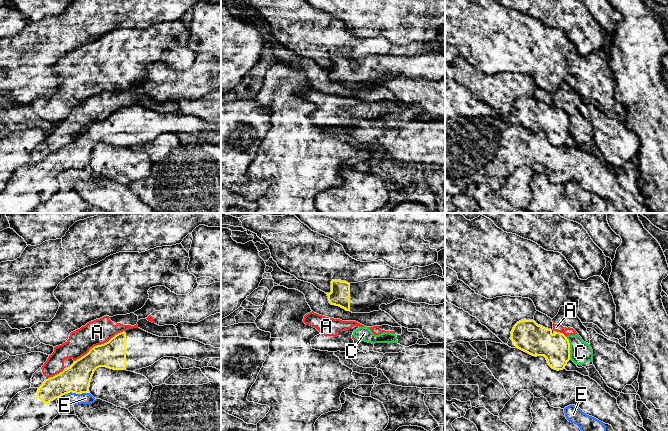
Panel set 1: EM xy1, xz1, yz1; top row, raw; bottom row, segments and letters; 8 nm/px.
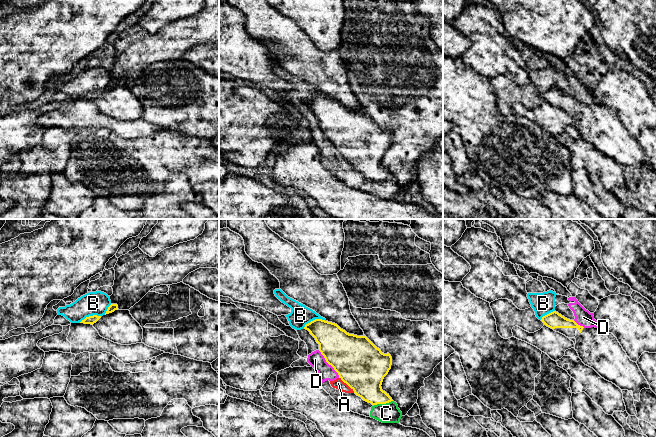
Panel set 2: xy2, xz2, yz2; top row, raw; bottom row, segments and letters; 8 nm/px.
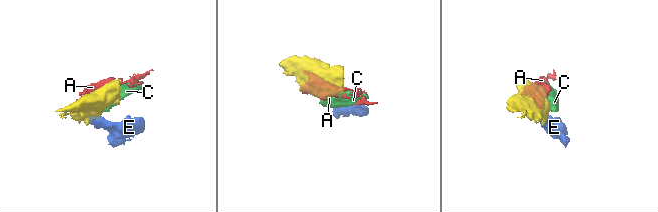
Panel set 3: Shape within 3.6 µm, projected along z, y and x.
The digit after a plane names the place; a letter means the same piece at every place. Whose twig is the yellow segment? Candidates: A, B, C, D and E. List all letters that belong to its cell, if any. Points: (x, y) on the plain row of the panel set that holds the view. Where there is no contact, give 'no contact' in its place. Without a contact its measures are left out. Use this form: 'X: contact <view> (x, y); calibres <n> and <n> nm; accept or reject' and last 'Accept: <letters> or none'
A: contact xy1 (99, 121); calibres 220 and 200 nm; reject
B: contact xz2 (313, 96); calibres 260 and 170 nm; reject
C: contact yz1 (569, 124); calibres 240 and 180 nm; reject
D: contact xz2 (329, 140); calibres 380 and 130 nm; reject
E: contact xy1 (76, 169); calibres 220 and 100 nm; reject
Accept: none

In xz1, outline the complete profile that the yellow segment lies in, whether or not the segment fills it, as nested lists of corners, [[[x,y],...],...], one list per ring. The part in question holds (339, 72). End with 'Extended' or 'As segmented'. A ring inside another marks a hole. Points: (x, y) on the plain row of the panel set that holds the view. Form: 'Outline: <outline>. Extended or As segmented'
Outline: [[[431,51],[418,56],[370,55],[357,59],[332,56],[331,68],[326,70],[331,81],[352,89],[379,87],[381,80],[397,75],[439,81],[445,79],[445,54]]]. Extended

